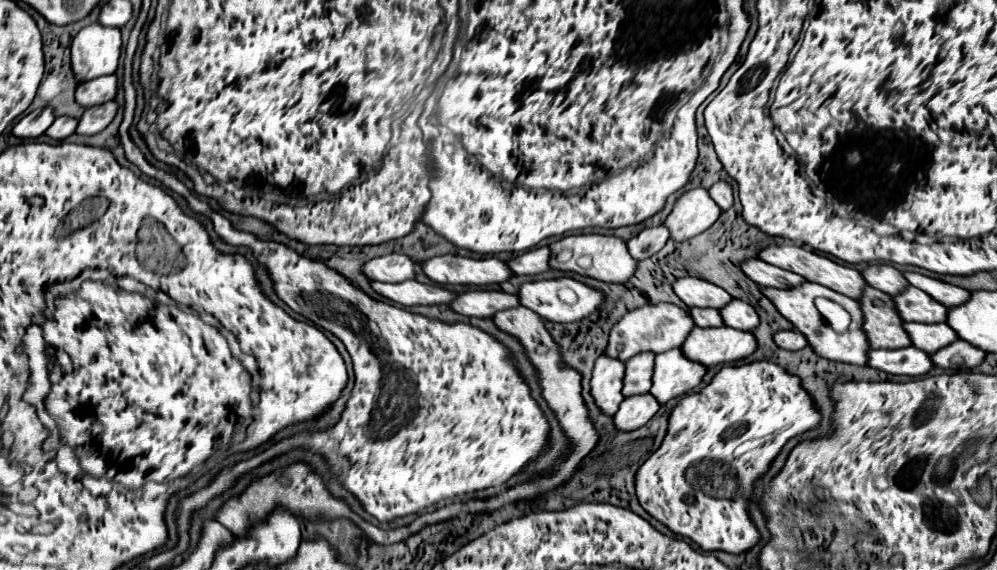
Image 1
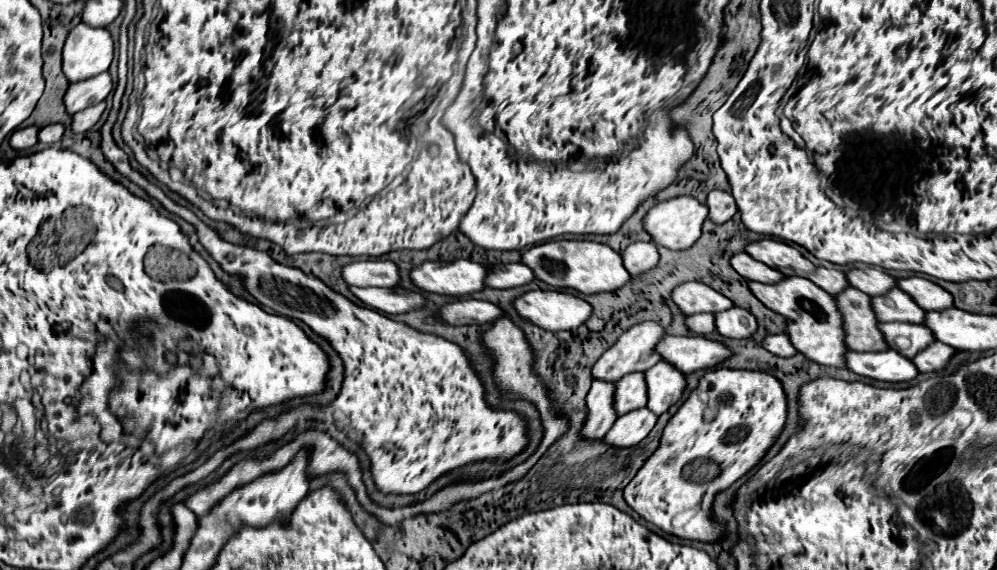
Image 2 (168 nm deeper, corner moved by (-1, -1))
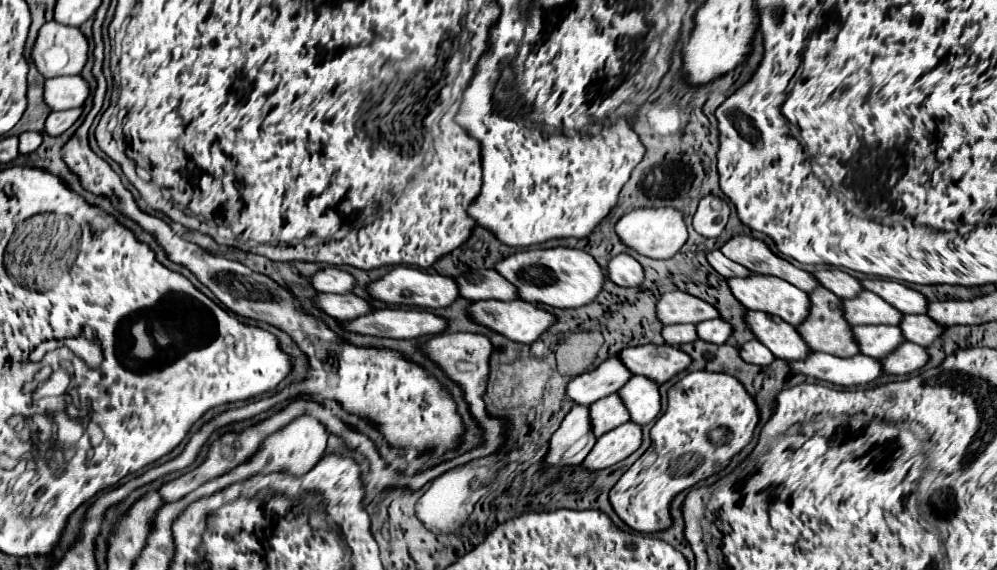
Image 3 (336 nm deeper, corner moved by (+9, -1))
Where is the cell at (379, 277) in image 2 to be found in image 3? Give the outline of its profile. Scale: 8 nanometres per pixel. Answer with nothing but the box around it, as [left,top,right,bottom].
[310,267,356,293]

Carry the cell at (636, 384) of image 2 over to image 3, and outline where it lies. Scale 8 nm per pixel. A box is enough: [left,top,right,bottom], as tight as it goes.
[590,393,630,437]

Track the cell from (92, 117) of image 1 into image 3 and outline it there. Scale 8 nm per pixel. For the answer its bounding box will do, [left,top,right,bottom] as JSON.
[44,107,82,135]

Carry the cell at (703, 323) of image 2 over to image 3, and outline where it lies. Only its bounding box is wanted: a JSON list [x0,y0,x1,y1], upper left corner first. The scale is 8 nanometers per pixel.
[662,323,698,347]

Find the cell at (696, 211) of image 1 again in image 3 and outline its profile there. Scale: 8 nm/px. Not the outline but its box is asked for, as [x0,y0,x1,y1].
[616,209,688,259]

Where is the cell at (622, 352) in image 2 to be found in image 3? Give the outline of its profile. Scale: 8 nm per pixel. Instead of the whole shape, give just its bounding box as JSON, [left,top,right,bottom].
[568,355,632,407]

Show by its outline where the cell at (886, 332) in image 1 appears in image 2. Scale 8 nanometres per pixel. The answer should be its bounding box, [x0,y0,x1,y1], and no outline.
[834,287,888,351]

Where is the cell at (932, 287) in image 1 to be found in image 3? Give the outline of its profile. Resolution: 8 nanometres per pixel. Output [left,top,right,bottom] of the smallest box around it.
[862,279,928,313]

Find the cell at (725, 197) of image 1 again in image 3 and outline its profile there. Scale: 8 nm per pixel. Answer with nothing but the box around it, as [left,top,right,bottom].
[692,195,730,237]

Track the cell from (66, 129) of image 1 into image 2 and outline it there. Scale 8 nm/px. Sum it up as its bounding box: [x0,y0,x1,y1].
[38,125,64,145]

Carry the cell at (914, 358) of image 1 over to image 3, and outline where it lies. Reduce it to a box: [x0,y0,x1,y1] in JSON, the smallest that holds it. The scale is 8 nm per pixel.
[790,353,884,387]

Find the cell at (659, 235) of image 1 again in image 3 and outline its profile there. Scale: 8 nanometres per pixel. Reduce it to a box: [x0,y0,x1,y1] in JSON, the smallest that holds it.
[608,253,644,287]

